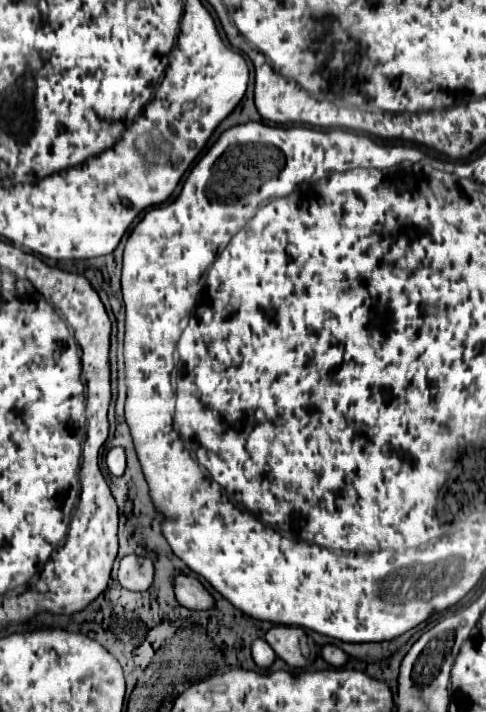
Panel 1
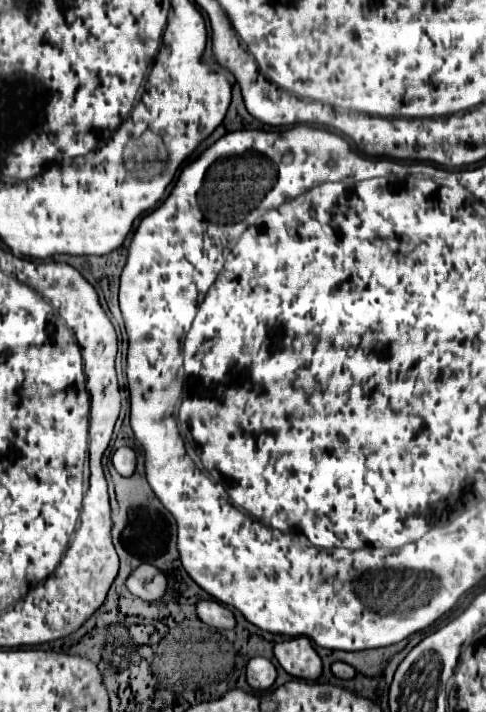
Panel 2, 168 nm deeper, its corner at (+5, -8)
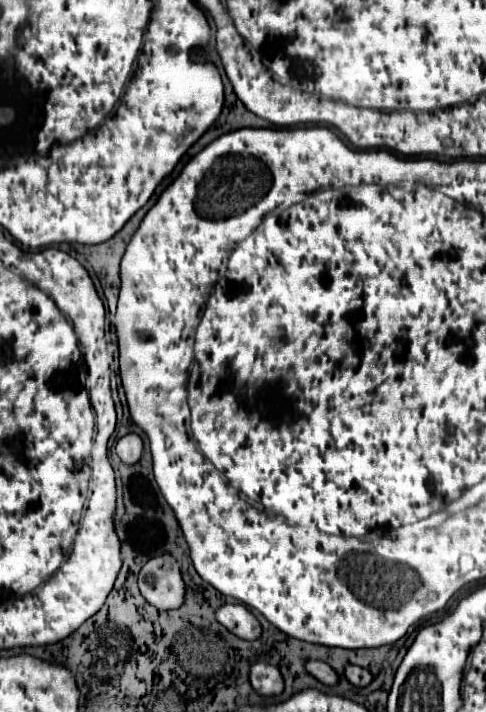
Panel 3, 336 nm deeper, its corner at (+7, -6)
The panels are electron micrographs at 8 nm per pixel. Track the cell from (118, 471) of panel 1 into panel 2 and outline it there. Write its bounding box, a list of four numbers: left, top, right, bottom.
[113,446,135,476]

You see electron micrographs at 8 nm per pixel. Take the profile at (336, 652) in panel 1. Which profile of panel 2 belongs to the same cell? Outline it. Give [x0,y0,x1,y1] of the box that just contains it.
[331,662,355,680]

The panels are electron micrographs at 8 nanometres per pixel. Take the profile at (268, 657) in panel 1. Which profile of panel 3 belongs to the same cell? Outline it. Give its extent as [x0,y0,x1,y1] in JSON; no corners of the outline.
[249,662,283,696]

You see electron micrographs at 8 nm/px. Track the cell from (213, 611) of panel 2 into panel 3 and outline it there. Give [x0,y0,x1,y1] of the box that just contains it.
[215,604,261,640]

